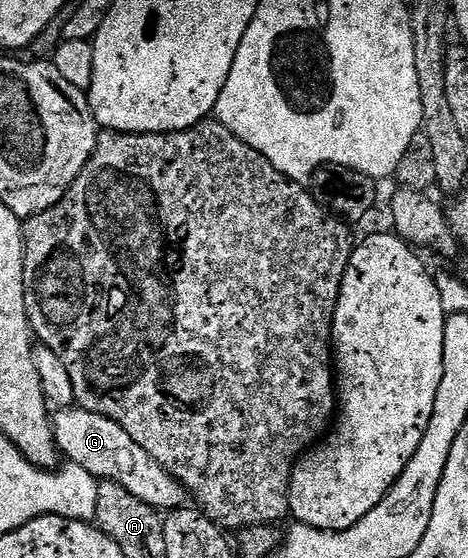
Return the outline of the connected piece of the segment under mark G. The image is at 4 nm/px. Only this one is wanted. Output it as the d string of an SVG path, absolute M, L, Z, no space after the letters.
M72 407L58 410L54 414L53 424L59 452L70 464L85 467L85 471L89 471L89 475L99 481L121 483L125 491L137 495L137 499L149 503L157 510L174 511L188 504L187 488L159 466L157 459L153 459L145 447L133 443L133 439L129 439L126 431L113 423L113 419L91 413L82 407Z

